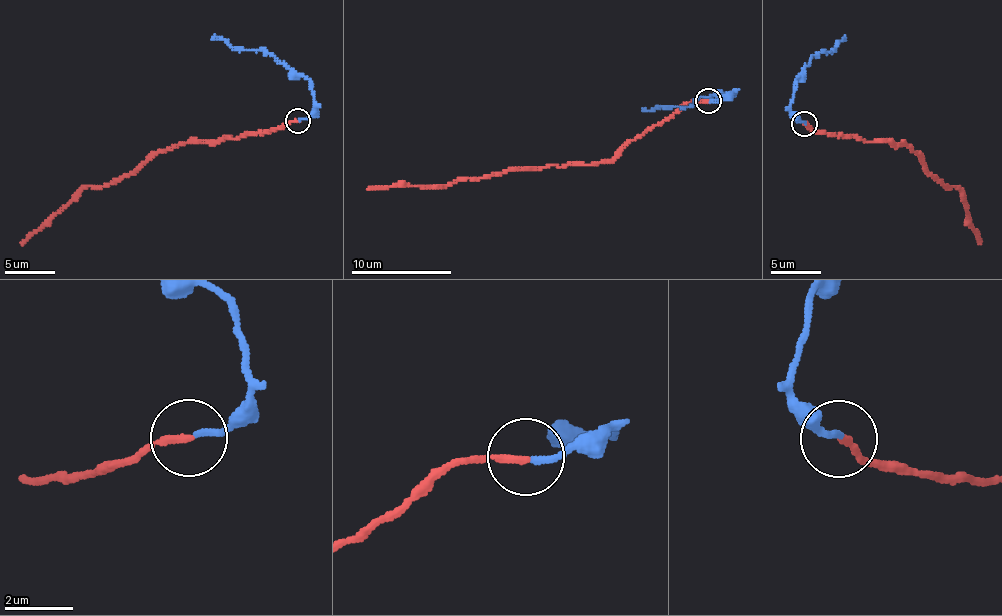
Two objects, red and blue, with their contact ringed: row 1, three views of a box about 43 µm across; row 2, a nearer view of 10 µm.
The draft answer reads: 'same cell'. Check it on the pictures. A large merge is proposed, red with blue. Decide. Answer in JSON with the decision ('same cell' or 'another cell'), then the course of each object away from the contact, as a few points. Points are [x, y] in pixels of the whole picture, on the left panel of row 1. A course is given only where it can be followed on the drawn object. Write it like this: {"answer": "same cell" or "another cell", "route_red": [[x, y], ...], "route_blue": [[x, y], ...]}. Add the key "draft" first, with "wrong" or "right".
{"draft": "wrong", "answer": "another cell", "route_red": [[297, 121], [223, 140], [175, 145], [153, 152], [118, 179], [79, 190], [20, 242]], "route_blue": [[299, 119], [309, 116], [314, 109], [307, 79], [295, 76], [263, 50], [232, 50], [224, 39], [211, 39]]}

